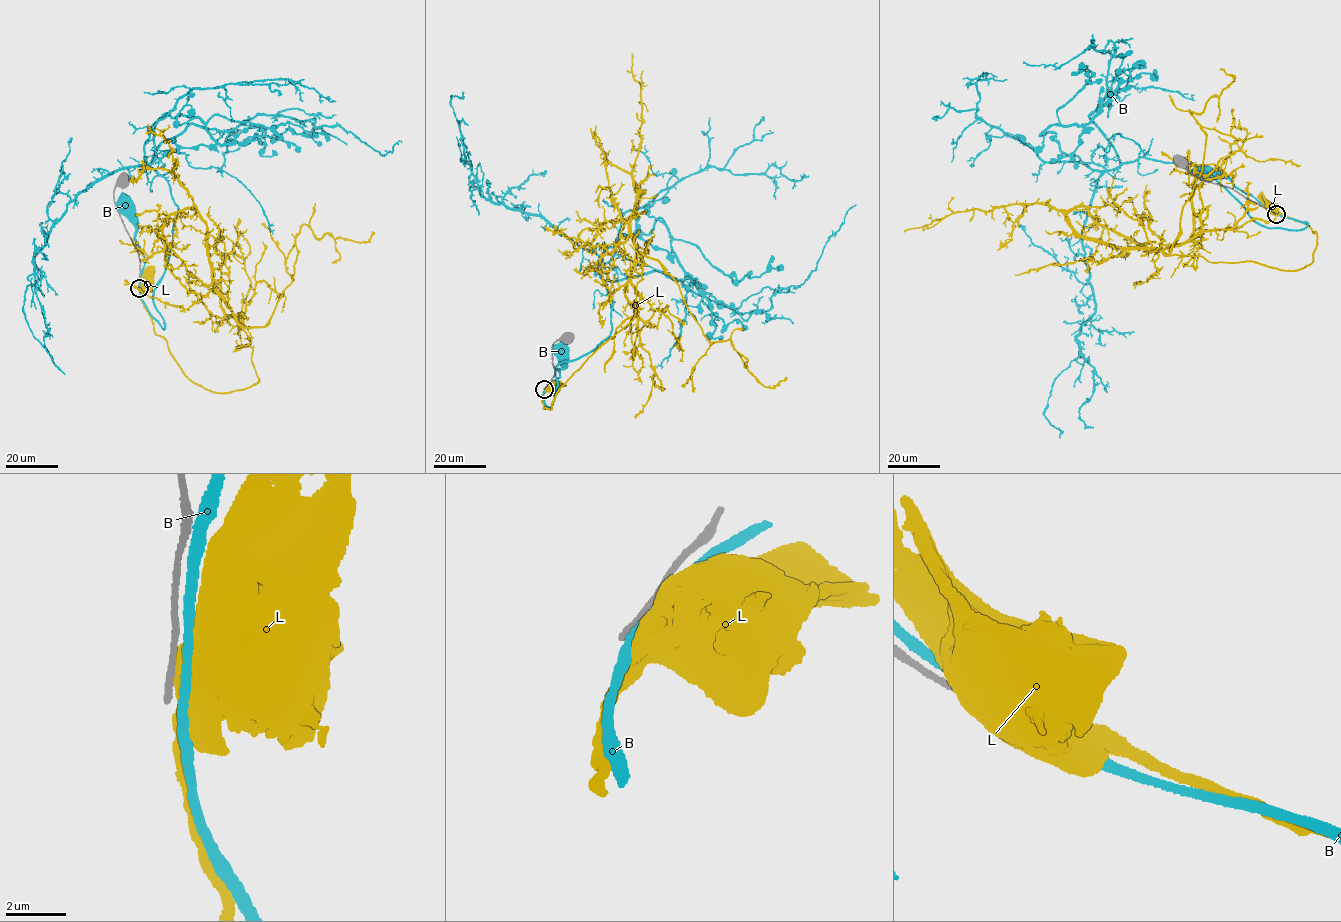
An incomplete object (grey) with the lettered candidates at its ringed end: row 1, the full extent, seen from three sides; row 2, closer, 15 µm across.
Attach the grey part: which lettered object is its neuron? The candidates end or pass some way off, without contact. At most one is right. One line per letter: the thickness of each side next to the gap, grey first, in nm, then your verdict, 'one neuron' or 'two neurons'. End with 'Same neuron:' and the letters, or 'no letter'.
B: 200/320 nm | two neurons
L: 200/600 nm | two neurons
Same neuron: no letter

